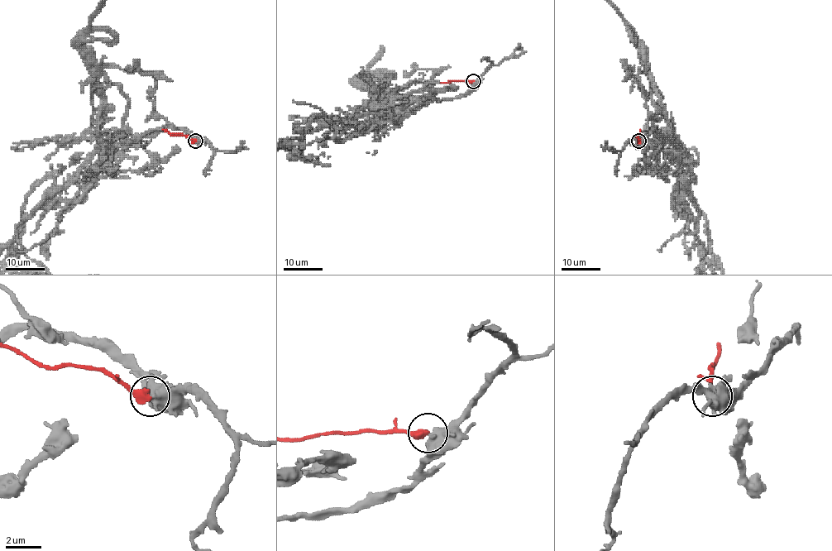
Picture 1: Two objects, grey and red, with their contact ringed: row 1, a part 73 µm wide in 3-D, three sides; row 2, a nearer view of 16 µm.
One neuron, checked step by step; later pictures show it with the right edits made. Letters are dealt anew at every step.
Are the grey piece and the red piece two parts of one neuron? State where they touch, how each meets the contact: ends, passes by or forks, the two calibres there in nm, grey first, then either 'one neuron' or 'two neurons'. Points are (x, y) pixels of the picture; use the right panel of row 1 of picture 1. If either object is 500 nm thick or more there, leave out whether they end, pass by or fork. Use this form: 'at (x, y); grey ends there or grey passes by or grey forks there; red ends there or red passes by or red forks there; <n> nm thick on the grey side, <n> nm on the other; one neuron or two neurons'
at (638, 141); 500 nm thick on the grey side, 480 nm on the other; two neurons

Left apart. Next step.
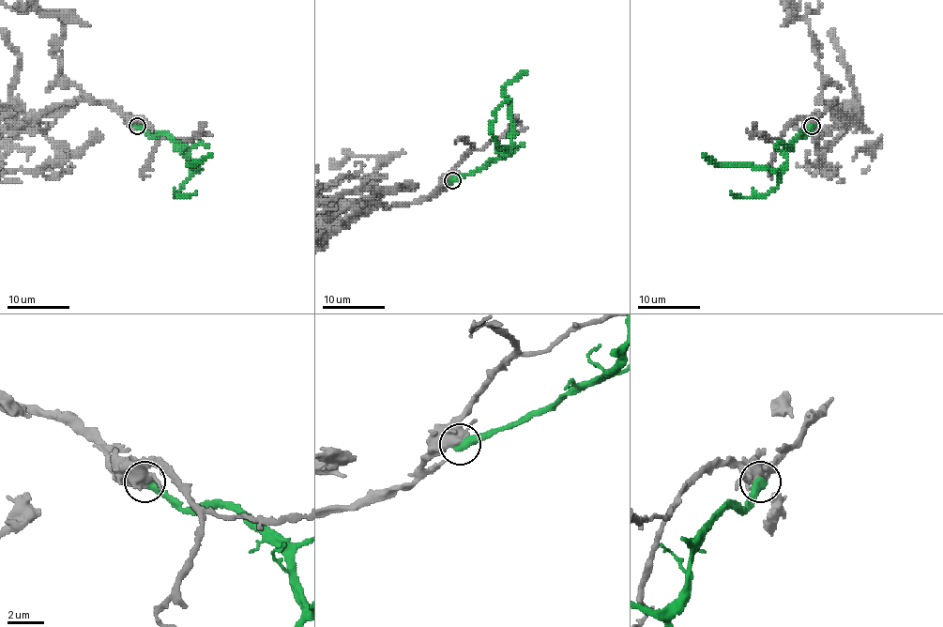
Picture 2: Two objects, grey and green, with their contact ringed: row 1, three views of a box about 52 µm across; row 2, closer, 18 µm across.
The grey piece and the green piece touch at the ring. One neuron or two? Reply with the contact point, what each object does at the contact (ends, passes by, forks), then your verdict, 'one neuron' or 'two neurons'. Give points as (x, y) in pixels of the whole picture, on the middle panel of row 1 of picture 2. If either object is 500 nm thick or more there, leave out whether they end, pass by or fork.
(452, 180) | two neurons

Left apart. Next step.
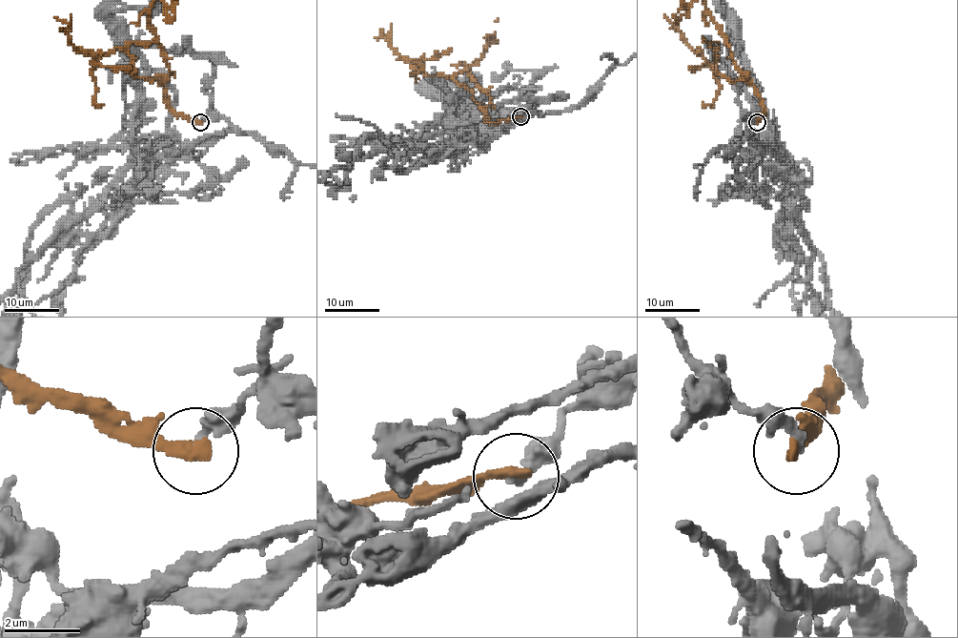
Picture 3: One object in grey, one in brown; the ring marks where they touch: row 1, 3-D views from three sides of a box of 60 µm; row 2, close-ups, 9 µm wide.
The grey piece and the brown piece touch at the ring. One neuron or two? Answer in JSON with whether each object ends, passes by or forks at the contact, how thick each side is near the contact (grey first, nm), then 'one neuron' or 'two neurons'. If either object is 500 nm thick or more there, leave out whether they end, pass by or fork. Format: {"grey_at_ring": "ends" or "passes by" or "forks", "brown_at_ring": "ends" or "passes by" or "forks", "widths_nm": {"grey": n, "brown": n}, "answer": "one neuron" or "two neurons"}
{"grey_at_ring": "ends", "brown_at_ring": "ends", "widths_nm": {"grey": 220, "brown": 320}, "answer": "two neurons"}

